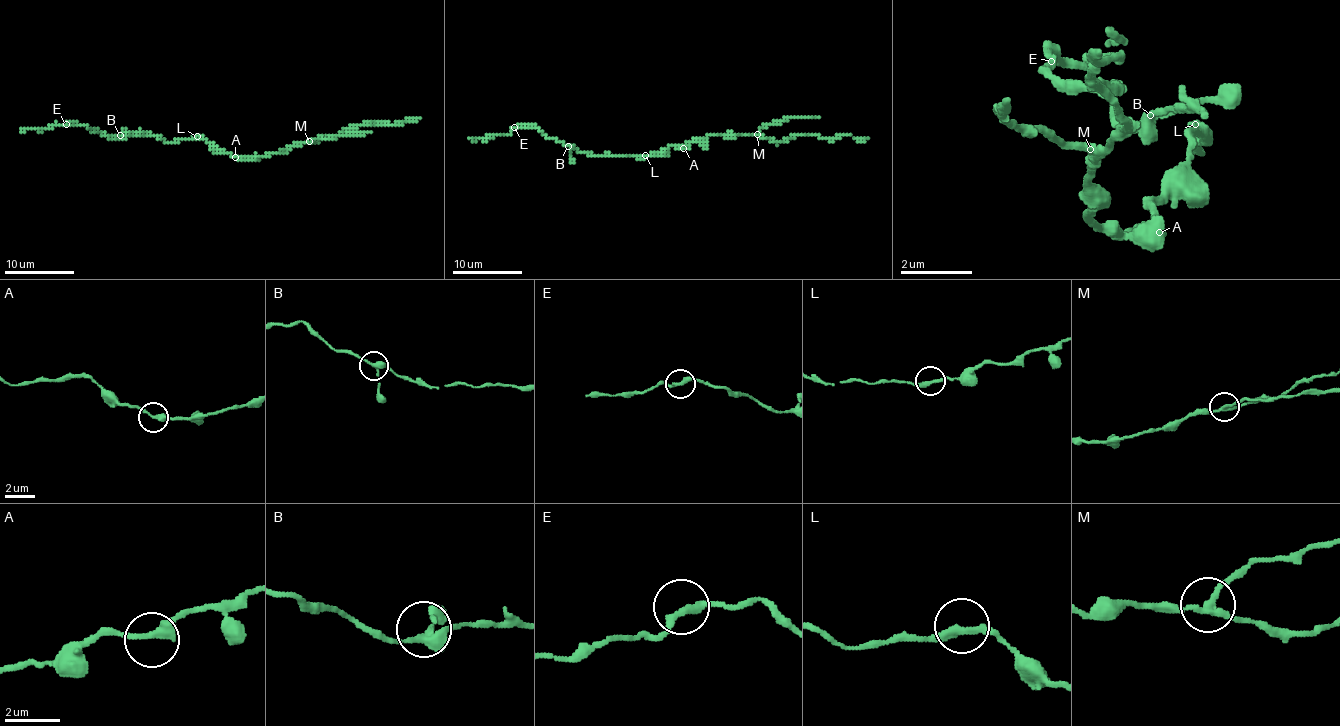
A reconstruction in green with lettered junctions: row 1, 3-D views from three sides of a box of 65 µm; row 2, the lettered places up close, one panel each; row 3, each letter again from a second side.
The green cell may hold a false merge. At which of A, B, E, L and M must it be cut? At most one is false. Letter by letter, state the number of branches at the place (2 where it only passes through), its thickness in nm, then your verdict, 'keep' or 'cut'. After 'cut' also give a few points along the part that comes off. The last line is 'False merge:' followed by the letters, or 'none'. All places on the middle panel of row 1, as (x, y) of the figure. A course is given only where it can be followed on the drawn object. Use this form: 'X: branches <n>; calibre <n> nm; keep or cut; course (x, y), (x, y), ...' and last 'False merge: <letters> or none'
A: branches 2; calibre 320 nm; keep
B: branches 3; calibre 280 nm; keep
E: branches 2; calibre 280 nm; keep
L: branches 2; calibre 280 nm; keep
M: branches 3; calibre 220 nm; cut; course (757, 134), (769, 123), (780, 123), (790, 118), (820, 118)
False merge: M

